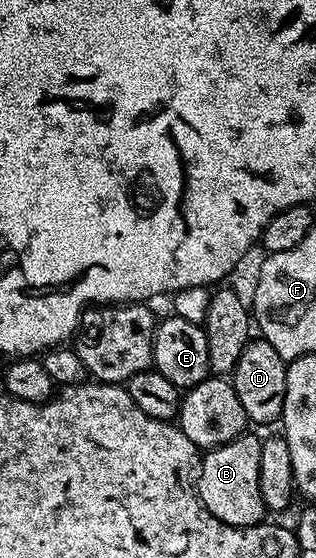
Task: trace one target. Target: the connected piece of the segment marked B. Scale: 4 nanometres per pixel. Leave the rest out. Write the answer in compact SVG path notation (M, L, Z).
M244 434L220 448L210 449L199 464L199 481L193 487L200 502L221 522L229 526L244 528L260 523L264 519L265 507L261 496L261 452L263 440Z

